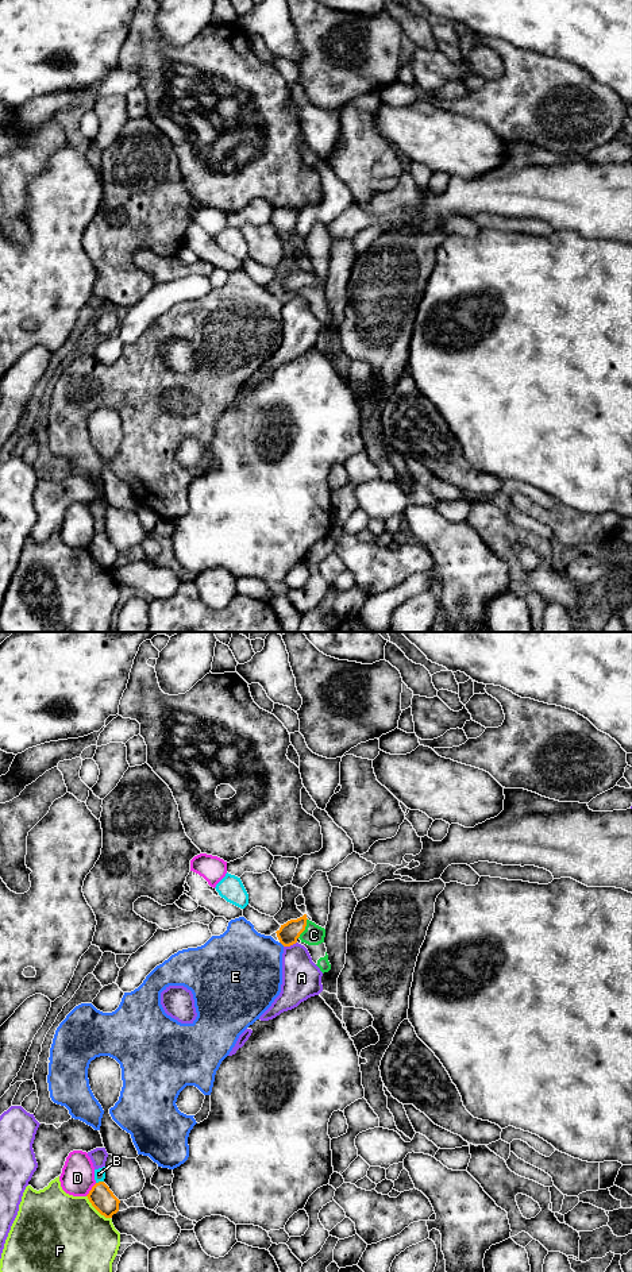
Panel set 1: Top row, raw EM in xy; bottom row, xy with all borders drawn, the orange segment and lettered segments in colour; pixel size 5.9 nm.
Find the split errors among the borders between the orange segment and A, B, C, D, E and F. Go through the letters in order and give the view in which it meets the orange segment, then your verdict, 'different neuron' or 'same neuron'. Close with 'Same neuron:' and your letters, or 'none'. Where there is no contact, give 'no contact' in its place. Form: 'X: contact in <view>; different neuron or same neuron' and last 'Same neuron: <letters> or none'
A: contact in xy; different neuron
B: contact in xy; different neuron
C: contact in xy; same neuron
D: contact in xy; different neuron
E: contact in xy; different neuron
F: contact in xy; different neuron
Same neuron: C

